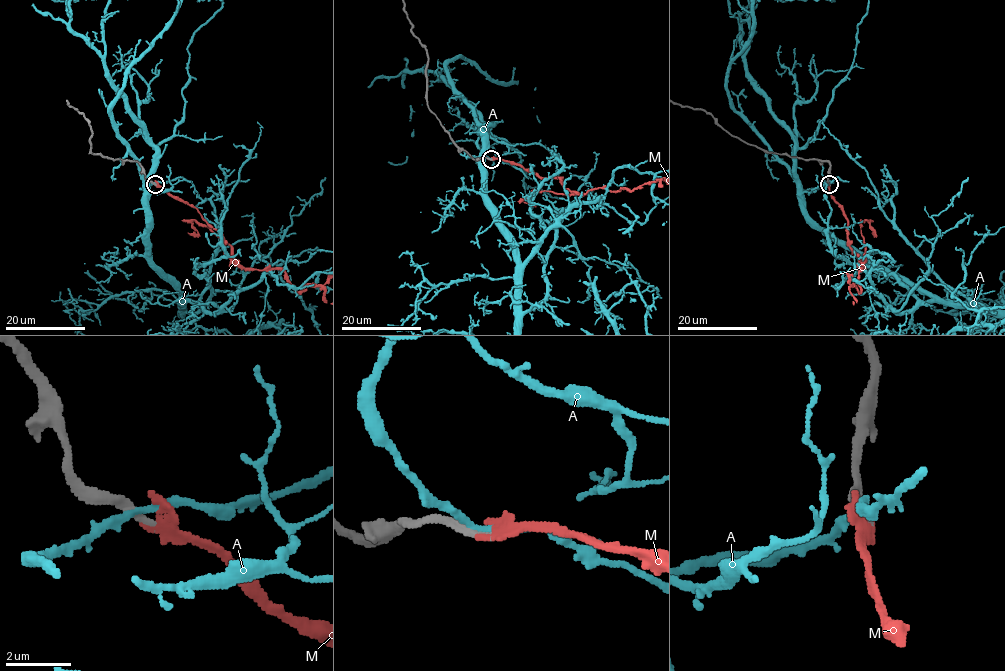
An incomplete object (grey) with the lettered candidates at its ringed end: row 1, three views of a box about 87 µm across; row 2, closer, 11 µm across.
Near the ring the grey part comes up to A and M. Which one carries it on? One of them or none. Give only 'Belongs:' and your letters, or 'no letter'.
Belongs: M

